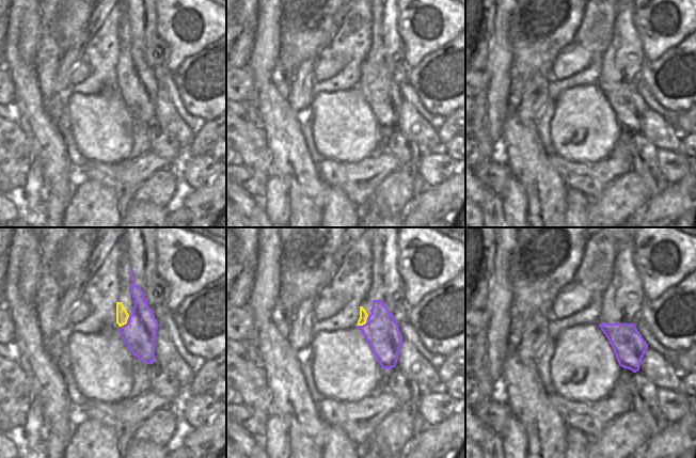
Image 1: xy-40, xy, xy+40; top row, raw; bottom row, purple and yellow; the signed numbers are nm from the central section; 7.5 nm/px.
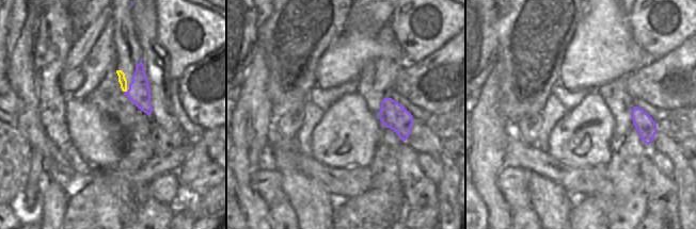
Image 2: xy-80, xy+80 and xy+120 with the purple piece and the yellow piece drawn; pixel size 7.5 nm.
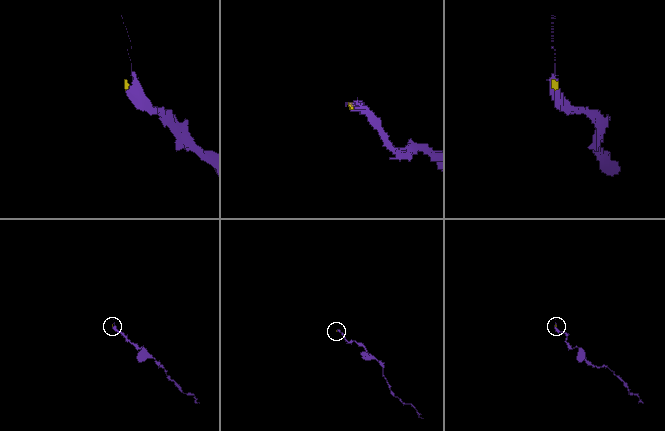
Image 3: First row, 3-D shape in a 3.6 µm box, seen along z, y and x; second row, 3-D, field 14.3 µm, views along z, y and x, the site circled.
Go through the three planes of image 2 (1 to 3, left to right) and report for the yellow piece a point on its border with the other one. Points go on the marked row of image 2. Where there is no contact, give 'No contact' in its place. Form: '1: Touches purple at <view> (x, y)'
1: Touches purple at xy-80 (125, 92)
2: No contact
3: No contact.

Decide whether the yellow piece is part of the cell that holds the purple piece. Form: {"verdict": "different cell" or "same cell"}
{"verdict": "different cell"}

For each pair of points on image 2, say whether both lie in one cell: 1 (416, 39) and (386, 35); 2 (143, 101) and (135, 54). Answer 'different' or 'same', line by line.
1: different
2: same

